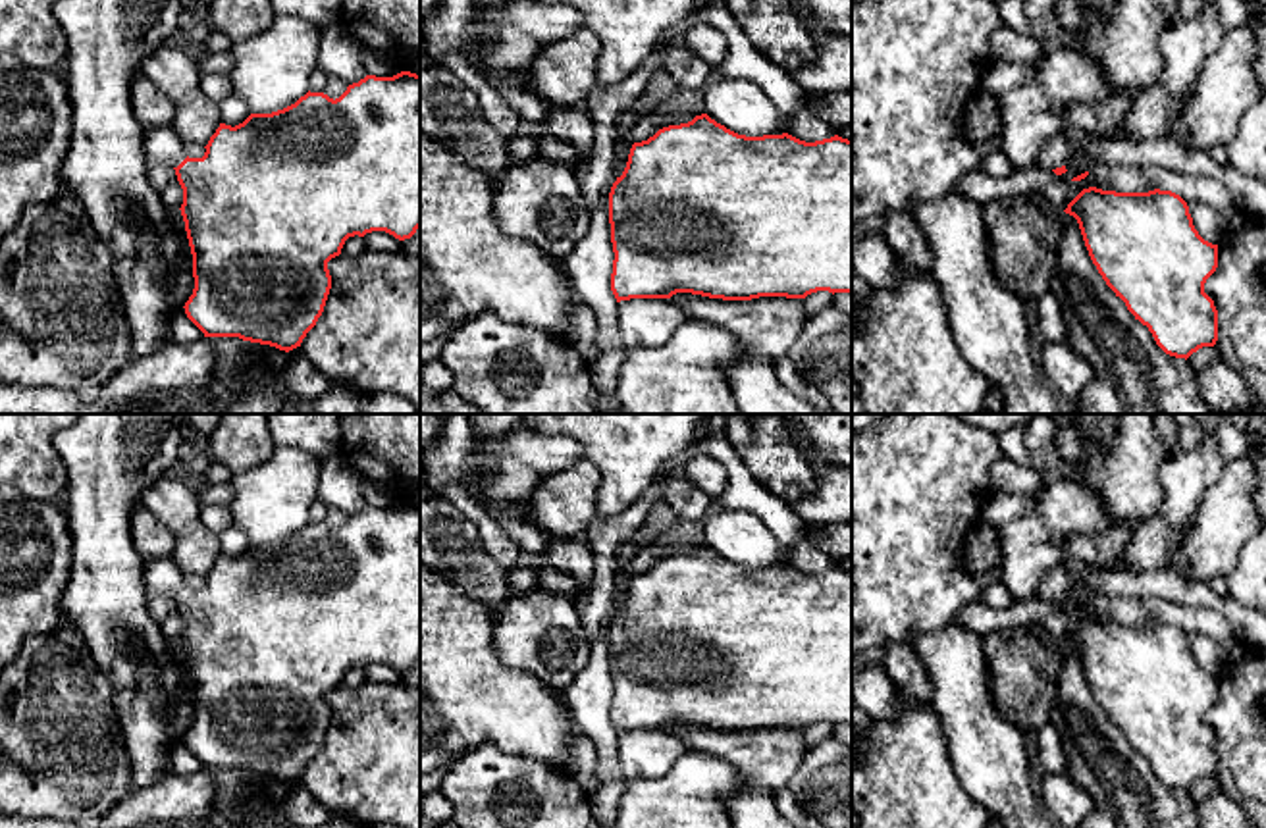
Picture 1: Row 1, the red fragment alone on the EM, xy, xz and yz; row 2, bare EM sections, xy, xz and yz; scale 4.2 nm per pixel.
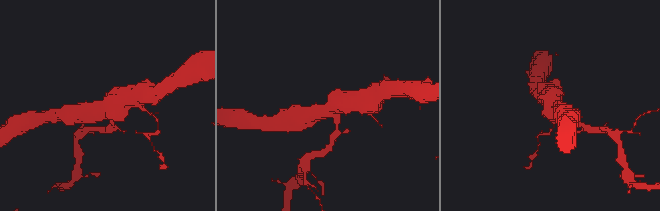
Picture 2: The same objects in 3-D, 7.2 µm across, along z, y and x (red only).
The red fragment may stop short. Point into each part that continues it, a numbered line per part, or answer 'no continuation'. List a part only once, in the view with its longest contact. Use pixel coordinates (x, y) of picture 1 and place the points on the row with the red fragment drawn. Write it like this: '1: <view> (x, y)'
1: xy (160, 145)

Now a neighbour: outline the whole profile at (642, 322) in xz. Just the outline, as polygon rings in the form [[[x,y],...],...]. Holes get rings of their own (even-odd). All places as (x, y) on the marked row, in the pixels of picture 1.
[[[630,298],[617,302],[617,322],[622,345],[661,347],[688,320],[669,298]]]

